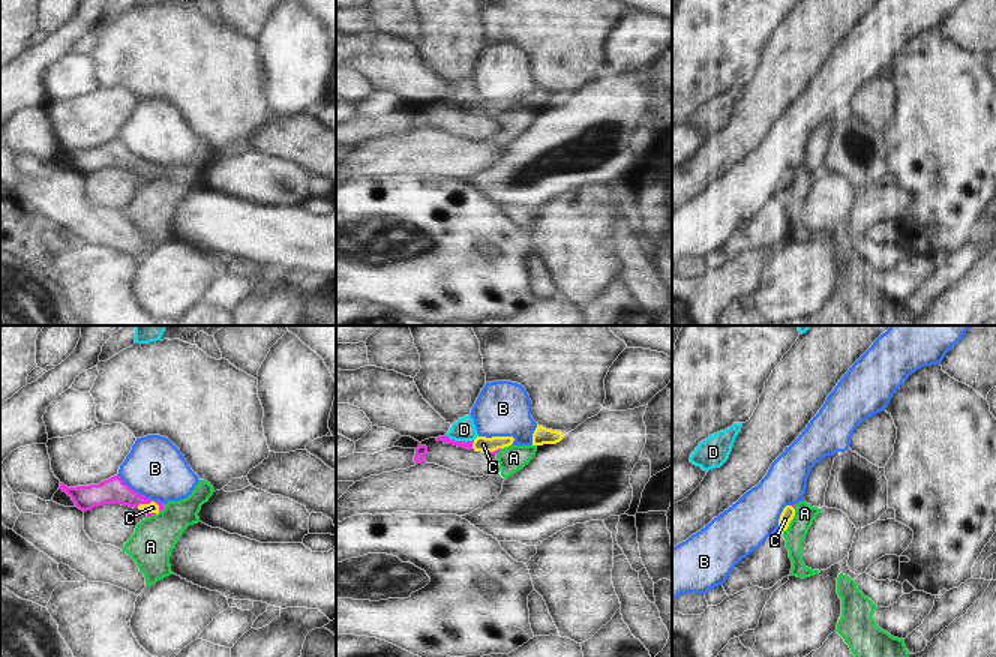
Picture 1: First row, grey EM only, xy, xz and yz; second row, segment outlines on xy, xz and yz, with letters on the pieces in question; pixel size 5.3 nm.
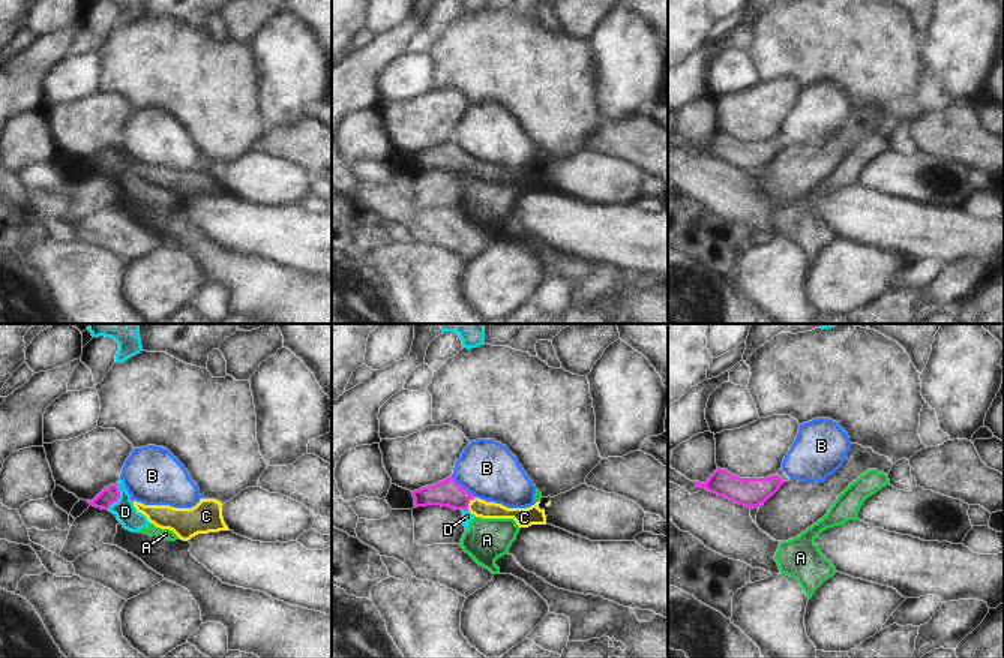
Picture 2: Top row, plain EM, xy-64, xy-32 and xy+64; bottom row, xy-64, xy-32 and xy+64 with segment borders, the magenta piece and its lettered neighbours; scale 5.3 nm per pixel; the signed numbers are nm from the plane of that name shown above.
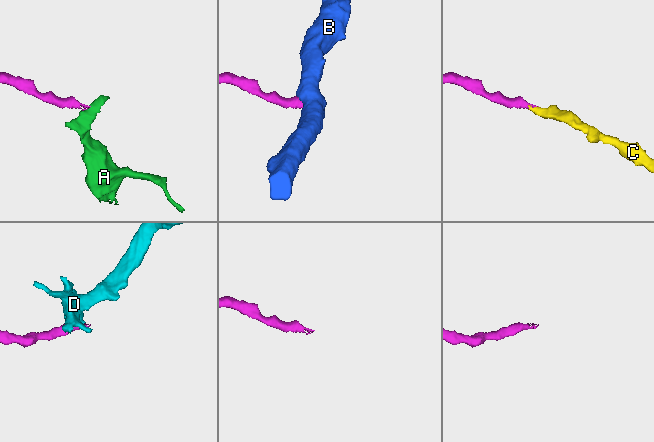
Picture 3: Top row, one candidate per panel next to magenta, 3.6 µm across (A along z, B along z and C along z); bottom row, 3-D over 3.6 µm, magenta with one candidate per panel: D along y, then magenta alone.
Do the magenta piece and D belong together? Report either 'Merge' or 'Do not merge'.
Do not merge.

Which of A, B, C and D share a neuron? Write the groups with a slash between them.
A D / B / C

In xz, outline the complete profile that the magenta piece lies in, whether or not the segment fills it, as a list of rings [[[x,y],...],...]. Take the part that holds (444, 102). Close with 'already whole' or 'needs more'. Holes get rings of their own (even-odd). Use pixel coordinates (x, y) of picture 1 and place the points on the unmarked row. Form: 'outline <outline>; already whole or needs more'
outline [[[447,99],[438,100],[436,105],[444,105],[447,108],[453,108],[458,111],[464,111],[468,114],[476,114],[488,118],[496,118],[501,112],[508,111],[513,108],[514,102],[513,100],[477,100],[474,105],[454,105],[450,104]]]; needs more

